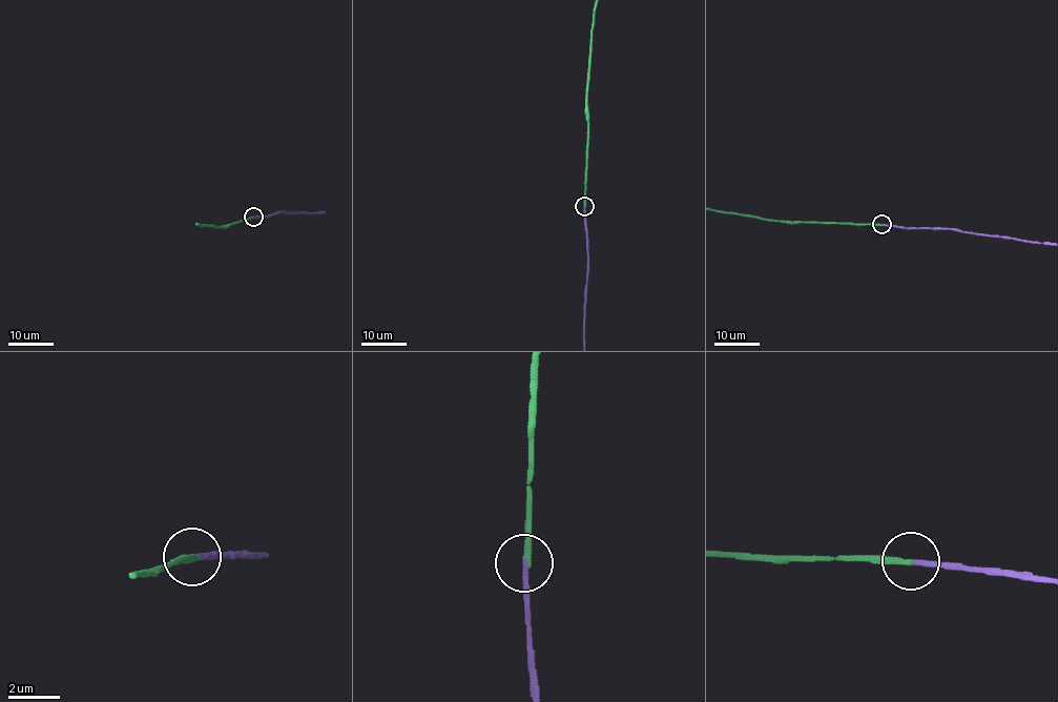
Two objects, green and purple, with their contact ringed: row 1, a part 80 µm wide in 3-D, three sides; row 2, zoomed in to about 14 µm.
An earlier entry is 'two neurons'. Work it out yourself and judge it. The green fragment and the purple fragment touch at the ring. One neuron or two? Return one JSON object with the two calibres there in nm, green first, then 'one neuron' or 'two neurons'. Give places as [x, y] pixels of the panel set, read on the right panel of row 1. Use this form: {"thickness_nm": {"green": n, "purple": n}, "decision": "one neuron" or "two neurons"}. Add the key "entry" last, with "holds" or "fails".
{"thickness_nm": {"green": 220, "purple": 240}, "decision": "one neuron", "entry": "fails"}

